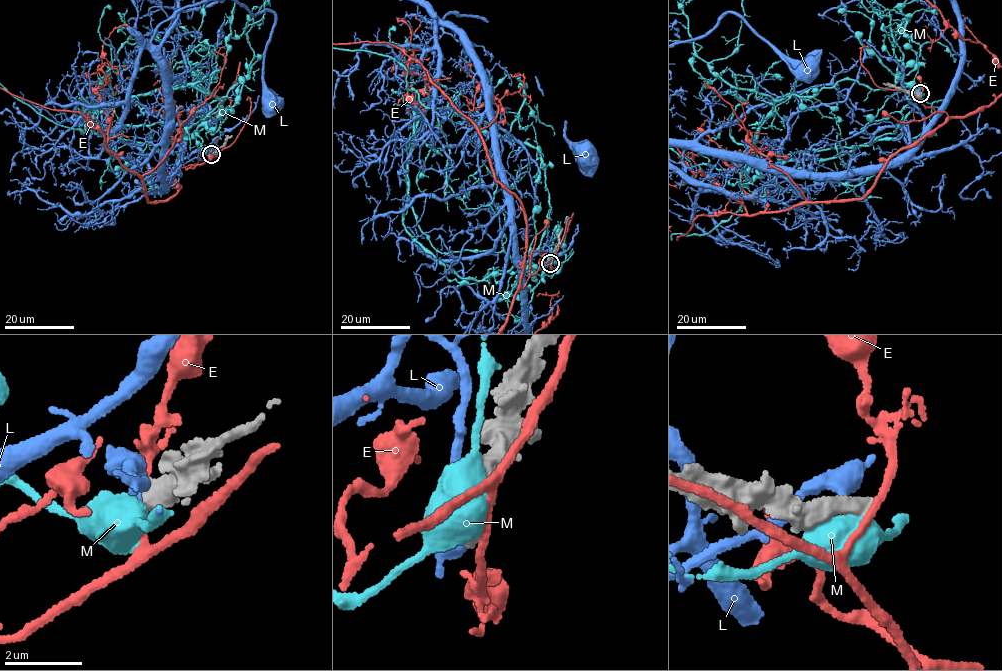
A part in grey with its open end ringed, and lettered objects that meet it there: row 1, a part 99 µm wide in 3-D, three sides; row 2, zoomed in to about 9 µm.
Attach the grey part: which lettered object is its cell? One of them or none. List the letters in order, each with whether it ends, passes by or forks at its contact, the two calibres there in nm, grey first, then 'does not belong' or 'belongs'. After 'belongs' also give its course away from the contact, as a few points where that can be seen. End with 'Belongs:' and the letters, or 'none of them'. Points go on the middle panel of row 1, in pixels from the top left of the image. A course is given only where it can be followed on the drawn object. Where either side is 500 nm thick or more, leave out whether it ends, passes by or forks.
E: it passes by; 400 nm thick on the grey side, 170 nm on the other; does not belong
L: 500 nm thick on the grey side, 320 nm on the other; does not belong
M: 500 nm thick on the grey side, 750 nm on the other; does not belong
Belongs: none of them

